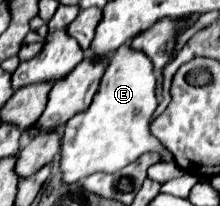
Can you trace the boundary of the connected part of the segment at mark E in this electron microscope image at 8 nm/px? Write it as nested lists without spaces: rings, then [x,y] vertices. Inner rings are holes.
[[[125,44],[109,56],[91,106],[65,124],[61,138],[63,182],[75,184],[95,172],[117,172],[145,152],[157,152],[163,162],[173,160],[167,146],[163,146],[161,140],[157,140],[149,130],[153,112],[157,108],[155,84],[157,78],[153,74],[153,64],[147,56],[143,56],[143,52]]]

